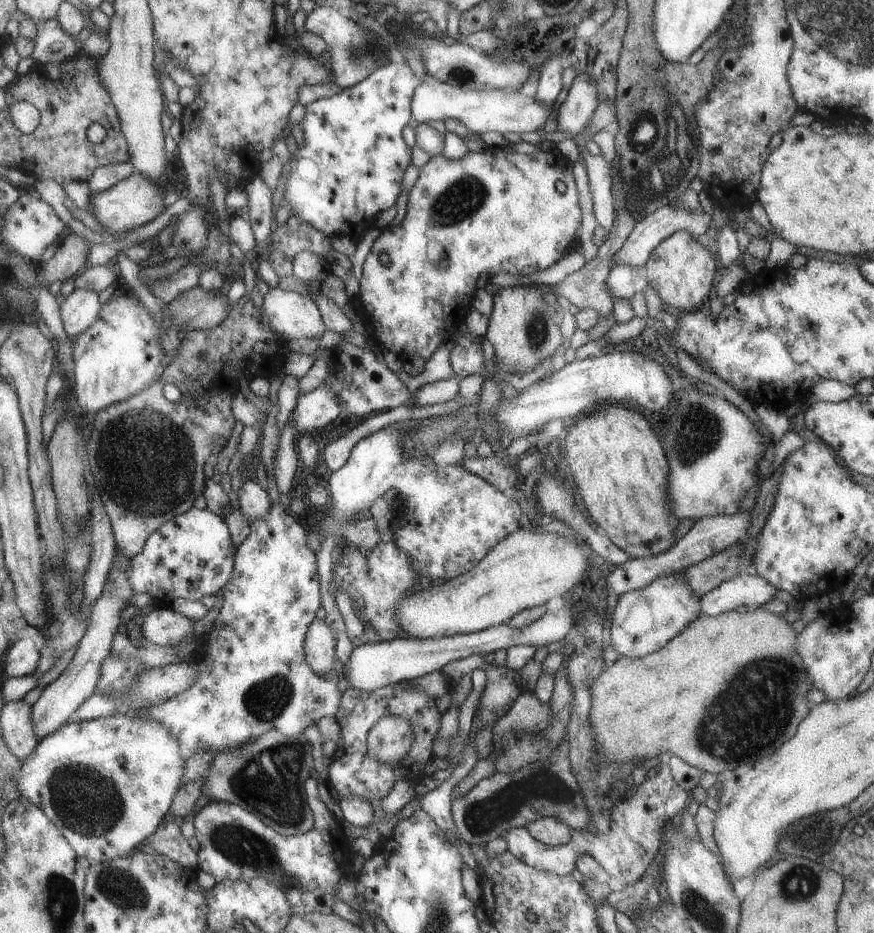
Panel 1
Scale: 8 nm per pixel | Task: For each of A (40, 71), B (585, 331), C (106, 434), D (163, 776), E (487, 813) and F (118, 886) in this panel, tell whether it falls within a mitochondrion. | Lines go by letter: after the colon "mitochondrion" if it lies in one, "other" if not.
A: other
B: other
C: mitochondrion
D: other
E: mitochondrion
F: mitochondrion

